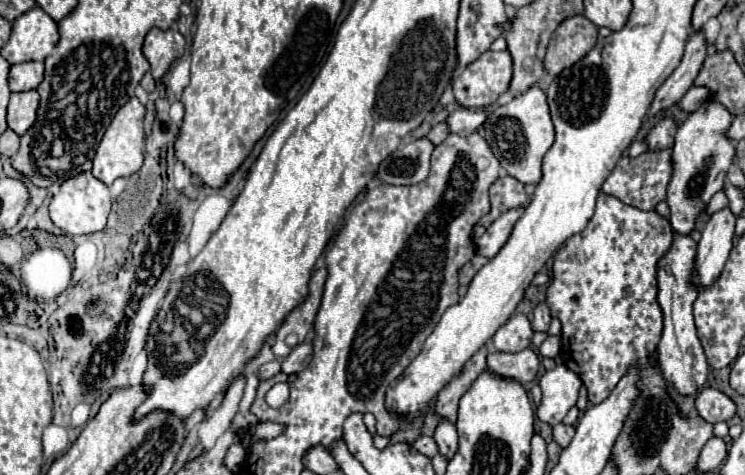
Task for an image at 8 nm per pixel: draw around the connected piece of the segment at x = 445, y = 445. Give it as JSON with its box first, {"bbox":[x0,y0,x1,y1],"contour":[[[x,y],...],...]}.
{"bbox":[433,419,457,459],"contour":[[[441,419],[433,439],[439,445],[439,453],[443,453],[447,459],[451,459],[457,451],[457,427],[455,423],[449,423],[449,419]]]}

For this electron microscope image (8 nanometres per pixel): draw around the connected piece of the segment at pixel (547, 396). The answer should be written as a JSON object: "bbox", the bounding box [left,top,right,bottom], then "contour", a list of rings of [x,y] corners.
{"bbox":[537,365,581,425],"contour":[[[559,365],[539,379],[539,387],[543,391],[543,399],[537,407],[537,417],[547,425],[557,425],[577,403],[581,379],[565,365]]]}

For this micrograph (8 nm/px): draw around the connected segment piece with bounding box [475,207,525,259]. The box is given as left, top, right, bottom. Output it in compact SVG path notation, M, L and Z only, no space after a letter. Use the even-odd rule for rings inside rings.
M517 207L513 211L507 211L505 215L501 215L487 231L483 237L475 239L477 245L477 253L485 255L485 257L493 257L497 255L497 251L507 243L511 231L513 231L513 223L521 217L521 211L525 211L525 207Z

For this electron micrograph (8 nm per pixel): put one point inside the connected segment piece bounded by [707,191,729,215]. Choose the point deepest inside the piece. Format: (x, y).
(719, 201)

